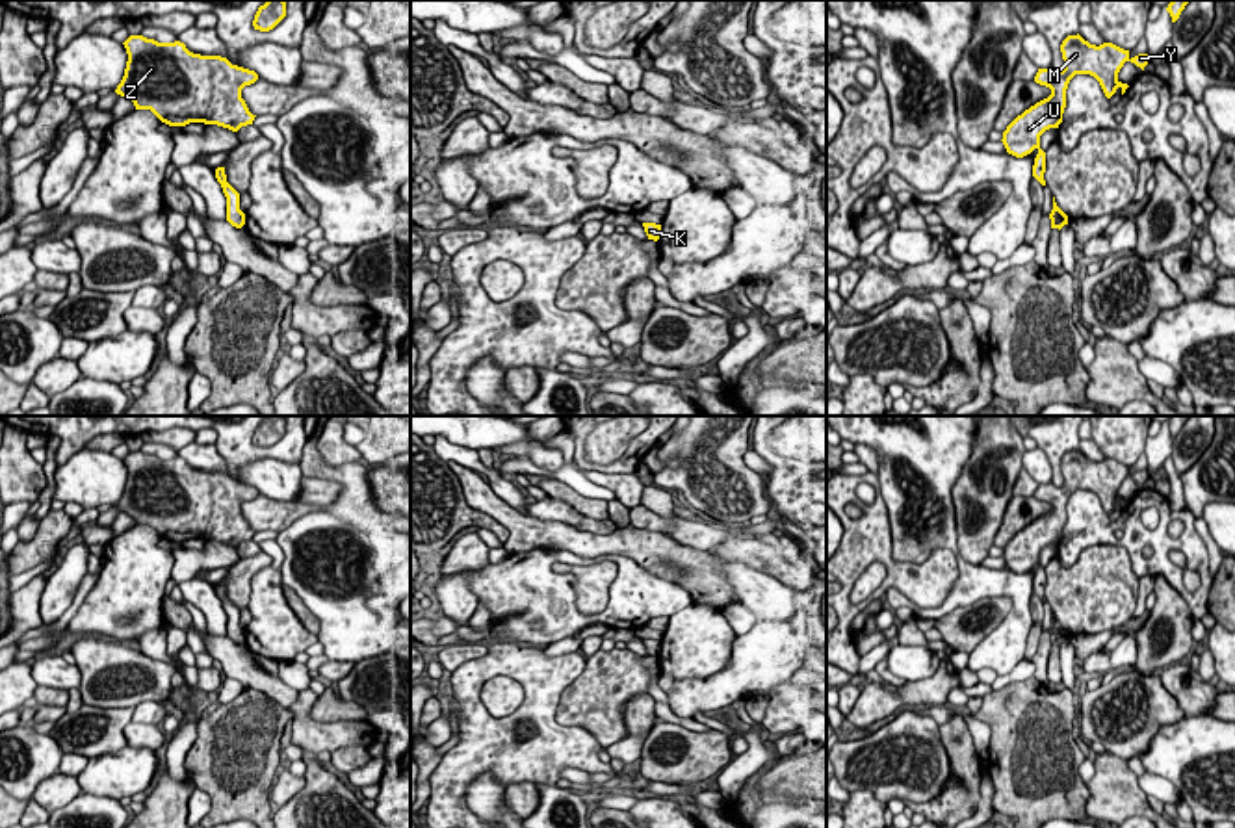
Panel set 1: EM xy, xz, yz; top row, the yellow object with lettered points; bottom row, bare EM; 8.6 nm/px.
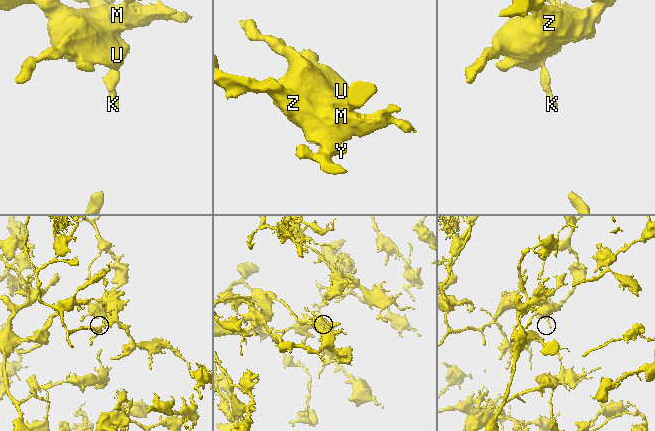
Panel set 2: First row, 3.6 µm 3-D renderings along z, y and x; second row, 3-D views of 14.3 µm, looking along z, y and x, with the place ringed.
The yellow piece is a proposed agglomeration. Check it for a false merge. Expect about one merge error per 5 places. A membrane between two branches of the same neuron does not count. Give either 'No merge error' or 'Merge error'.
No merge error

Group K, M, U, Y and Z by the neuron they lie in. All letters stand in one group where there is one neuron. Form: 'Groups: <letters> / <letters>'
Groups: K M U Y Z

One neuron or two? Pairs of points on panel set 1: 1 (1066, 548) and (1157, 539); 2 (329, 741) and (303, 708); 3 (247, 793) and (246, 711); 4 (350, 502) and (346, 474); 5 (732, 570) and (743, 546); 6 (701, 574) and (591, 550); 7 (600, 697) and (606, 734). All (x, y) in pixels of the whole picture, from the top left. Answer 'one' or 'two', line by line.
1: one
2: one
3: one
4: one
5: two
6: one
7: one

